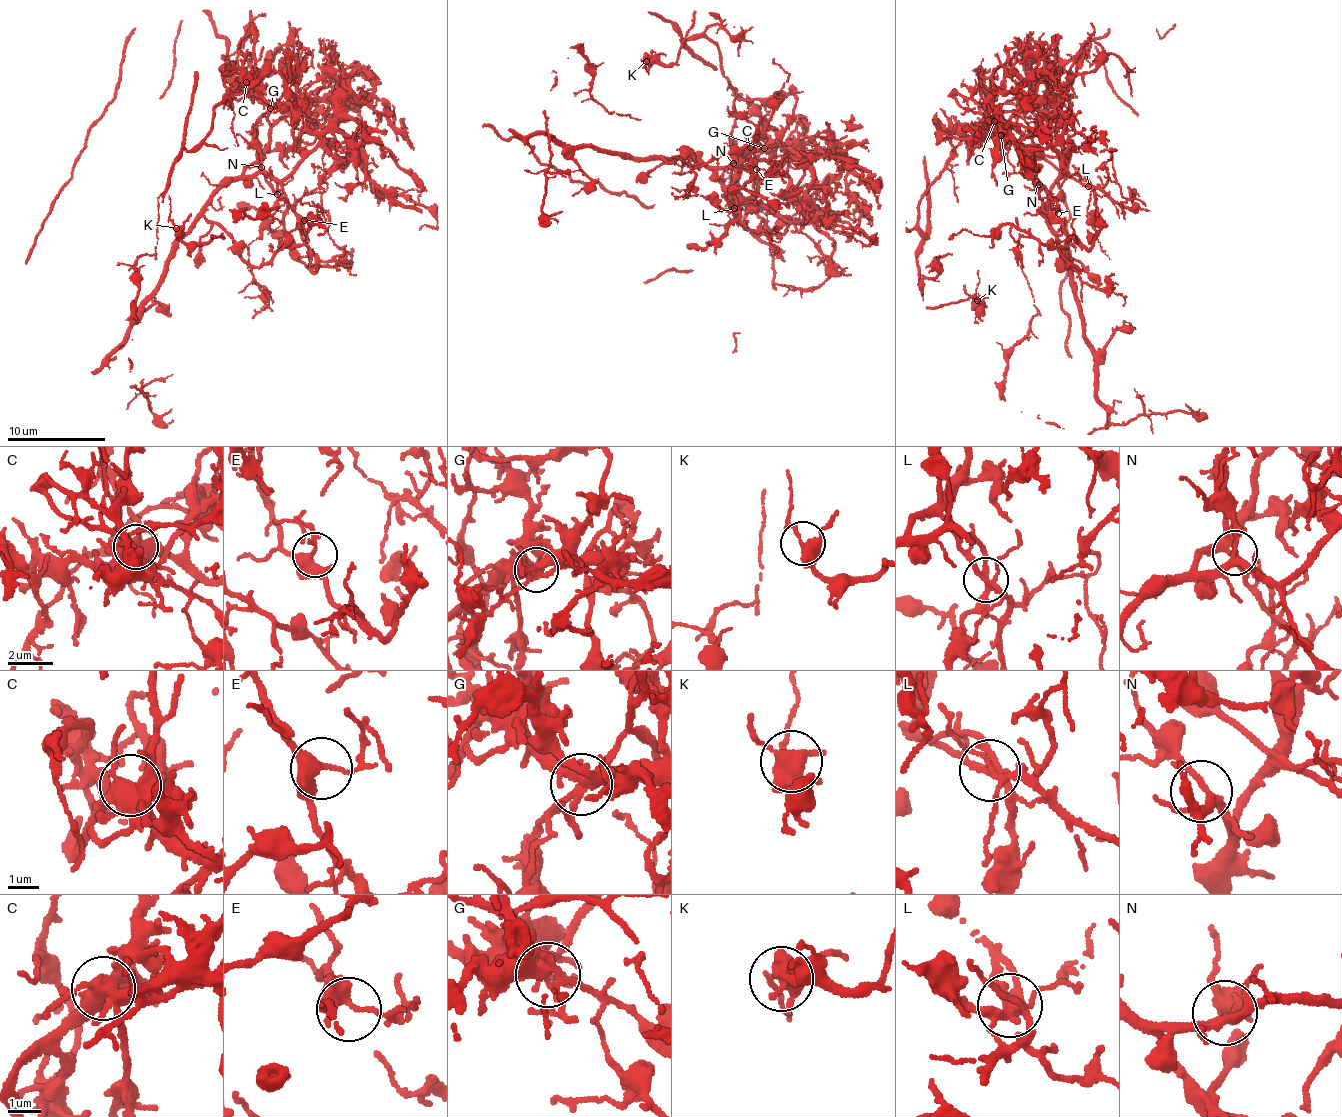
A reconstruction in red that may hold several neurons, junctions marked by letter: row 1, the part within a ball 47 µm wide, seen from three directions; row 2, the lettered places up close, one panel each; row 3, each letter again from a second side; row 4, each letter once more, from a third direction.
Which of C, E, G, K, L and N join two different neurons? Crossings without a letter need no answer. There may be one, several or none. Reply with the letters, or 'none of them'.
G, L

